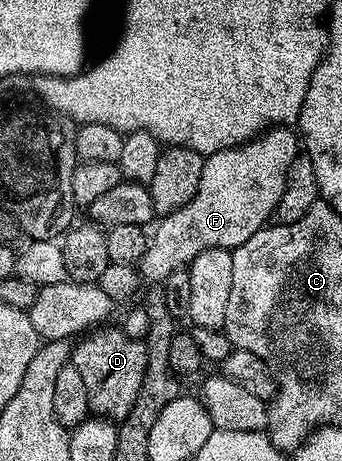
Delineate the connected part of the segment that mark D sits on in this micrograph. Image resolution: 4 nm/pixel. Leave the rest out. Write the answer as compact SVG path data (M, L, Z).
M97 327L72 345L70 364L82 374L86 386L88 408L97 418L122 422L134 407L142 379L146 373L147 347L140 339L132 339L120 327Z

